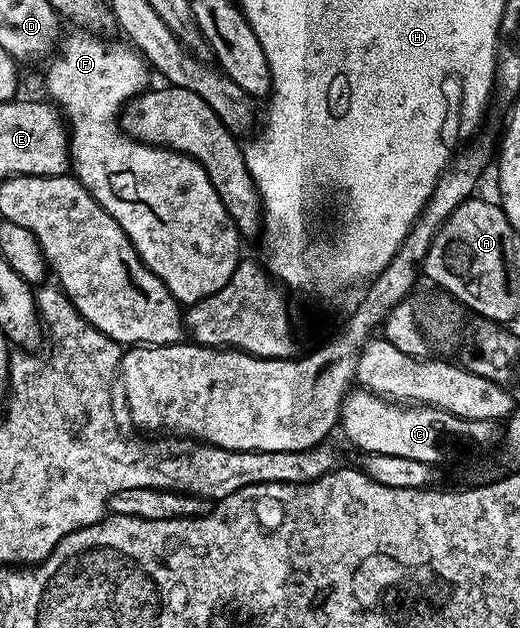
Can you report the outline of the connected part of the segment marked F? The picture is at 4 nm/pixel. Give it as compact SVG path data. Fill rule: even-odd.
M73 28L70 31L70 34L68 31L60 39L59 49L48 59L50 62L45 70L45 90L49 93L46 94L48 101L61 111L71 135L72 173L110 216L119 222L143 264L167 286L175 300L180 304L192 304L219 292L236 270L243 238L227 208L223 208L223 200L219 200L219 192L215 192L205 169L186 154L178 154L163 146L149 146L136 138L130 138L116 121L109 122L103 111L92 110L73 99L76 90L81 94L88 90L101 94L106 90L109 93L110 108L114 112L120 112L129 99L144 94L150 85L149 63L128 41L104 42L101 39L104 37L88 30Z

